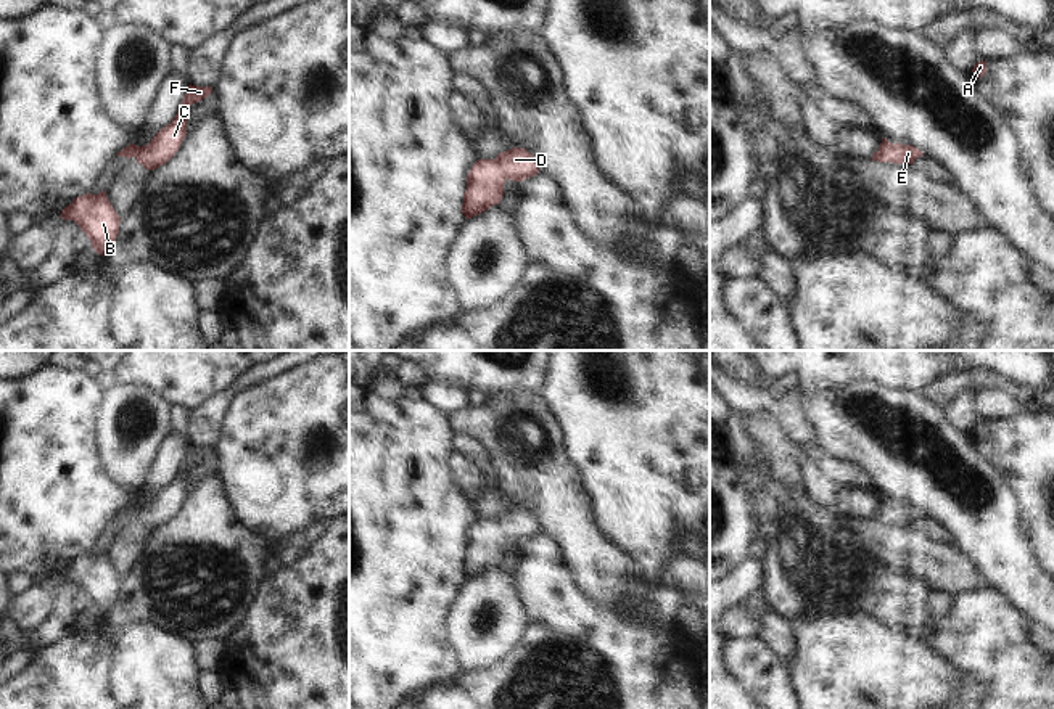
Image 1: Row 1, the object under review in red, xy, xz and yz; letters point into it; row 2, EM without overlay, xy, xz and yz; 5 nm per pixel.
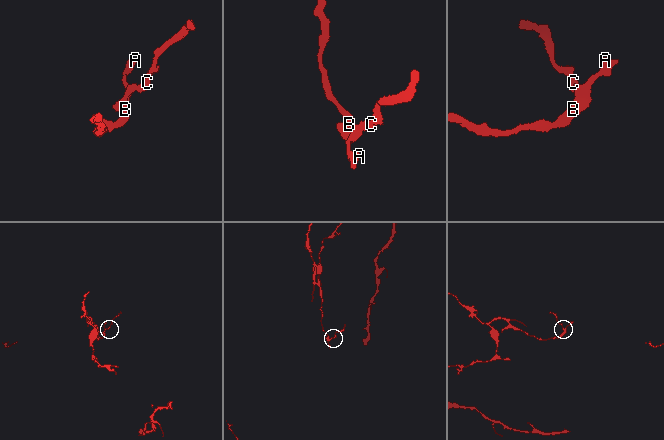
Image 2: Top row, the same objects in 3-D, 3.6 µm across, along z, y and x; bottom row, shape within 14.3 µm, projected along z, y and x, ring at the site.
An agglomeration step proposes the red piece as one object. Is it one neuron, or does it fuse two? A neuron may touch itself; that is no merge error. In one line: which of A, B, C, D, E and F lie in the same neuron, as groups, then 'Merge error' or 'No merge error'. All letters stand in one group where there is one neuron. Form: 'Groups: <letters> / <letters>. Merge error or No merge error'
Groups: A B C D E F. No merge error.

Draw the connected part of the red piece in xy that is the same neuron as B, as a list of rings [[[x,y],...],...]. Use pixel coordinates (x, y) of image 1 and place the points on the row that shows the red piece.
[[[106,191],[82,195],[61,211],[61,219],[74,220],[92,241],[97,254],[106,256],[119,235],[121,217],[109,203]]]

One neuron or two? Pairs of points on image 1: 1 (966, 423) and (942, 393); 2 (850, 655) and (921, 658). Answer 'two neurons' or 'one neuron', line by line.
1: two neurons
2: one neuron

